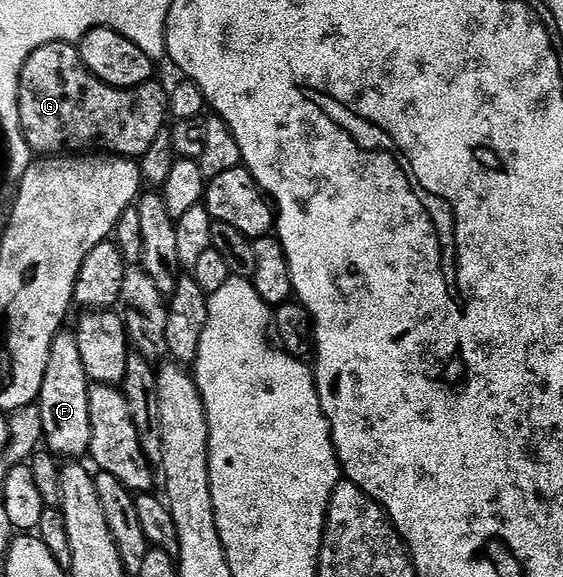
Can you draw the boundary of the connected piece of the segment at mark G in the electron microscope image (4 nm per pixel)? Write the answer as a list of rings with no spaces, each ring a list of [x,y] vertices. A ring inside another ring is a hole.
[[[64,40],[50,42],[46,46],[38,46],[30,58],[26,58],[26,66],[22,66],[20,75],[20,97],[18,106],[22,114],[22,130],[33,153],[44,158],[55,158],[65,154],[111,154],[139,158],[154,146],[154,138],[165,131],[165,118],[169,115],[169,97],[166,88],[149,82],[134,89],[115,88],[100,81],[87,69],[80,57],[76,44],[68,44]]]

